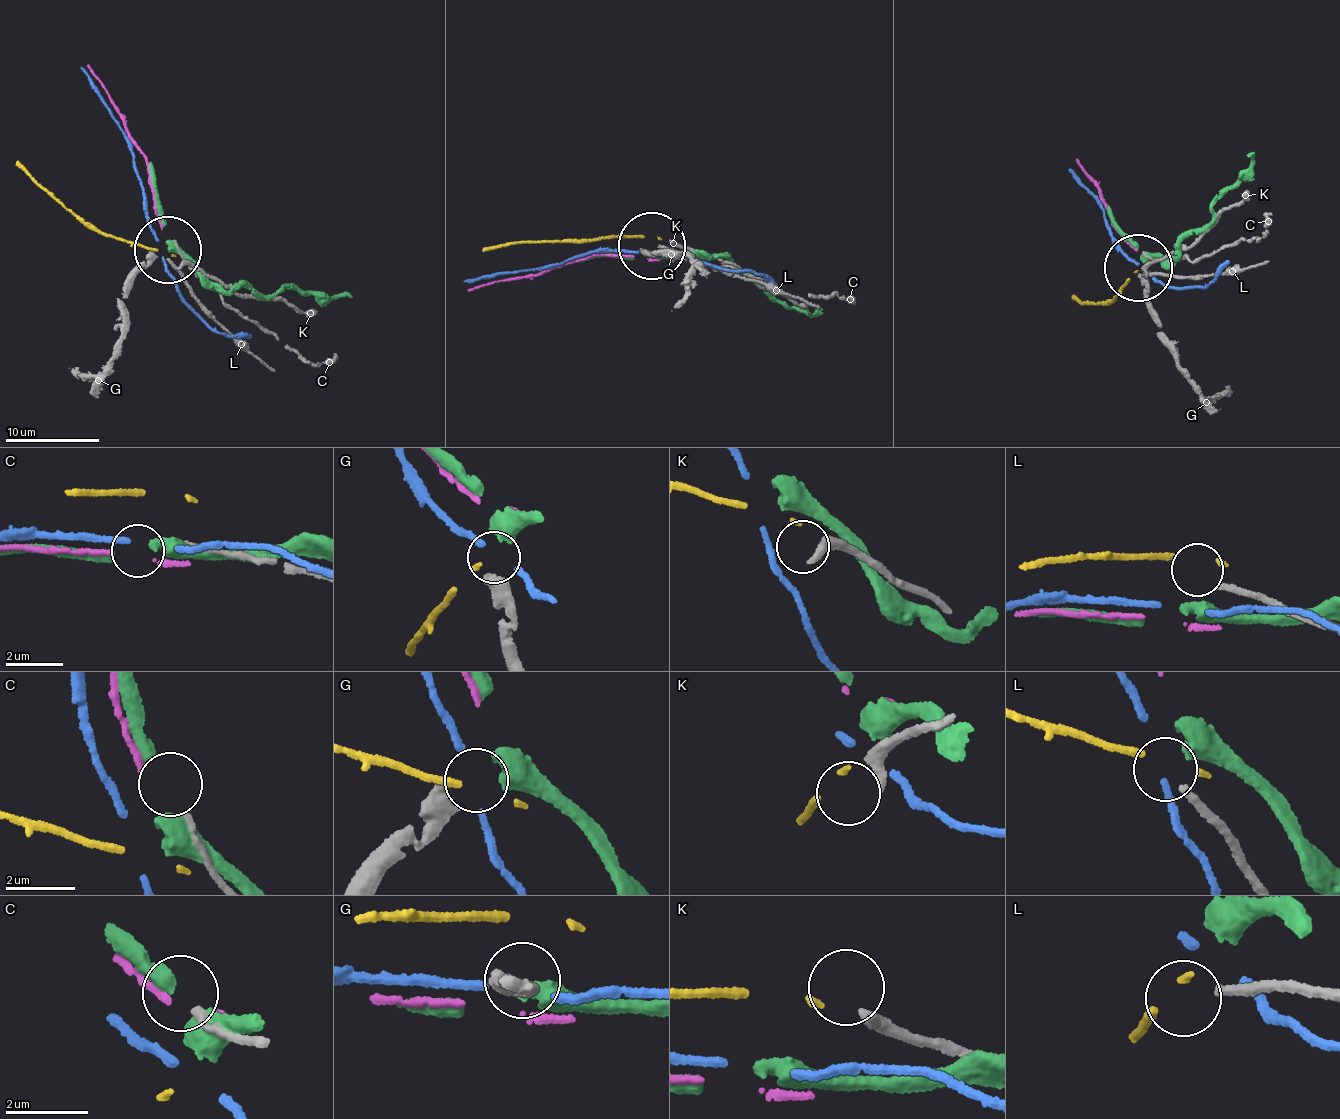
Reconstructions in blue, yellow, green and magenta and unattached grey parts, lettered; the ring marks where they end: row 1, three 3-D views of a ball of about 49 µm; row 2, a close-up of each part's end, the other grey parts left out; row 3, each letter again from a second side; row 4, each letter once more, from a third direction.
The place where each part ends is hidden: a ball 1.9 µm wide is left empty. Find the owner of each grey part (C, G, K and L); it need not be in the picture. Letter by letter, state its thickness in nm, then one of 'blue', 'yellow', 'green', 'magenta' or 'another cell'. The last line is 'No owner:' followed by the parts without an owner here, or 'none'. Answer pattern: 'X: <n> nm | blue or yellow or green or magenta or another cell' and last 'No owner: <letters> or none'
C: 180 nm | another cell
G: 550 nm | green
K: 240 nm | yellow
L: 220 nm | another cell
No owner: C, L

